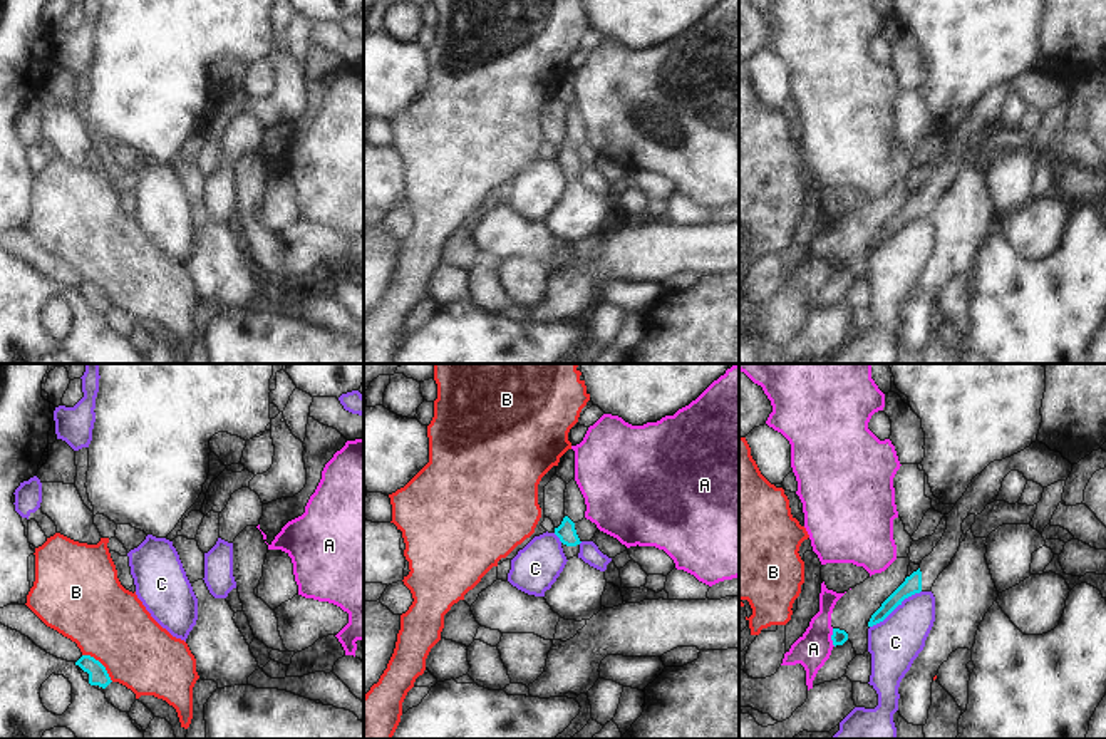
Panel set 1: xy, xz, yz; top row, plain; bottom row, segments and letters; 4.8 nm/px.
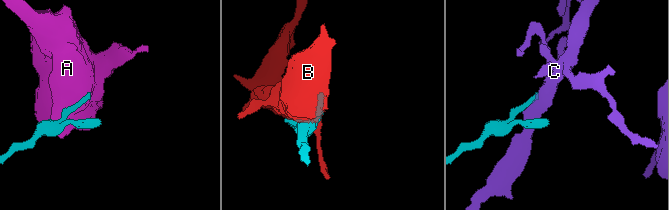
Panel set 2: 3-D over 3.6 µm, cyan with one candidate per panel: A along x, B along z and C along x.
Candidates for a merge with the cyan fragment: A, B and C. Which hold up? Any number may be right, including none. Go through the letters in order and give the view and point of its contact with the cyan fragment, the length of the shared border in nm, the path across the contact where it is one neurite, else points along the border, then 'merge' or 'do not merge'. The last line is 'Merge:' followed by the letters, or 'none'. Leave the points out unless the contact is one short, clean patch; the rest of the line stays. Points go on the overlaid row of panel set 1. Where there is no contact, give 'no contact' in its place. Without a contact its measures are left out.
A: meets cyan in yz at (832, 637); contact 90 nm long; border along yz (832, 629), (832, 642), (835, 645); do not merge
B: meets cyan in xy at (101, 664); contact 200 nm long; do not merge
C: meets cyan in yz at (895, 607); contact 300 nm long; border along yz (920, 590), (905, 597), (882, 620), (870, 627); do not merge
Merge: none

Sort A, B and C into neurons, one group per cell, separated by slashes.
A / B / C

